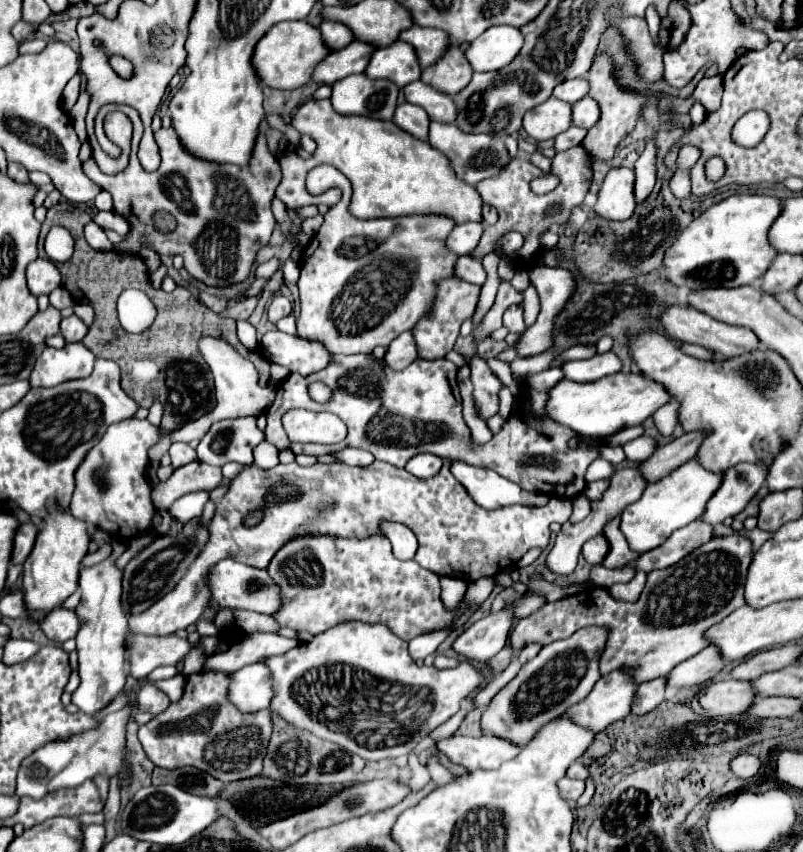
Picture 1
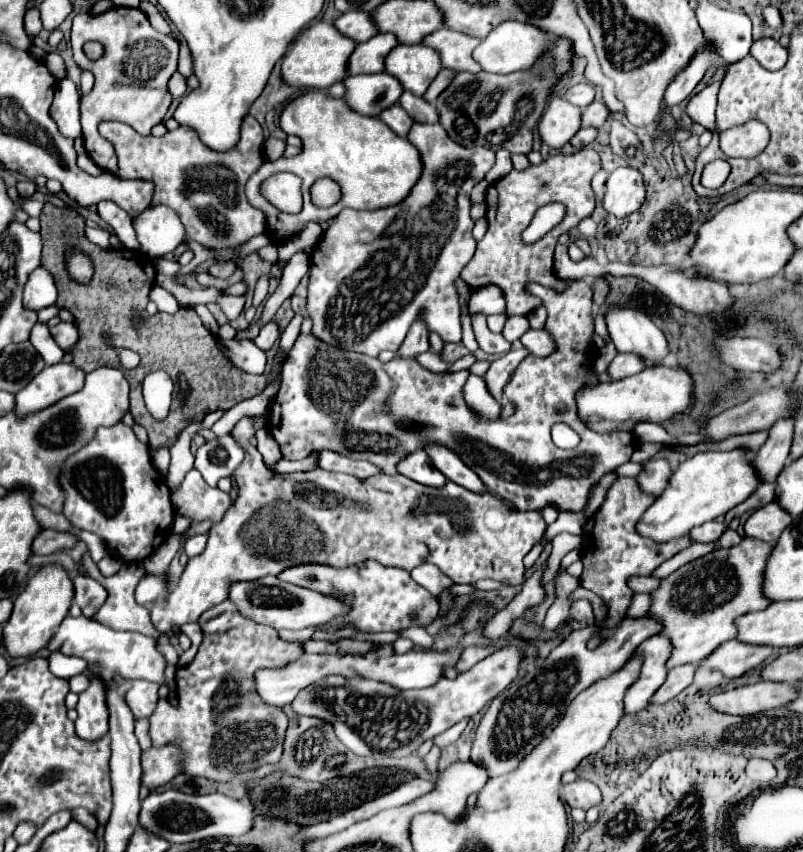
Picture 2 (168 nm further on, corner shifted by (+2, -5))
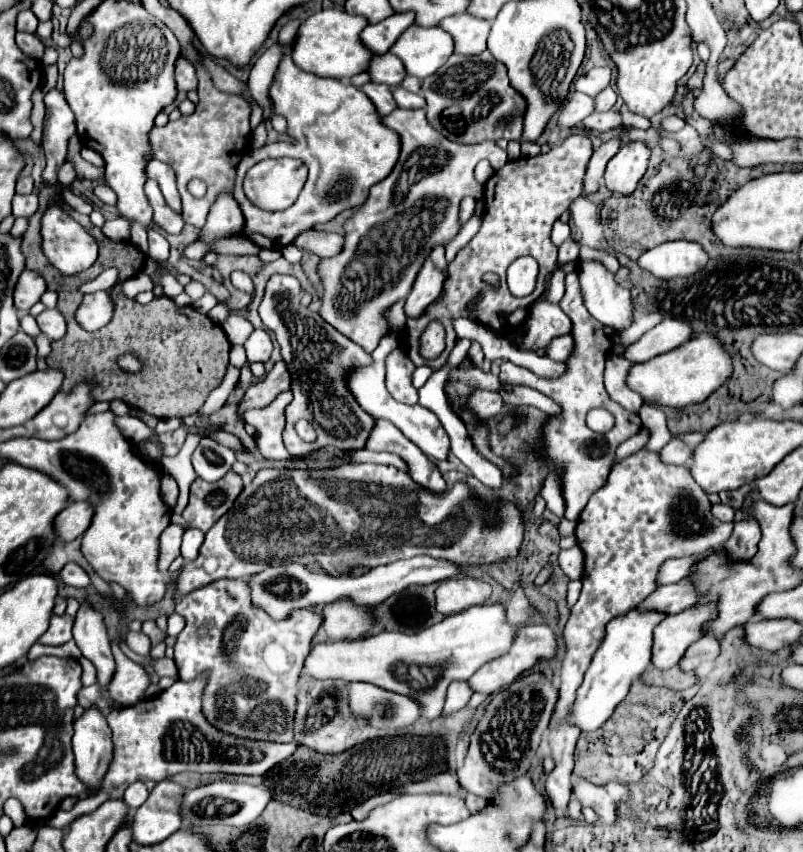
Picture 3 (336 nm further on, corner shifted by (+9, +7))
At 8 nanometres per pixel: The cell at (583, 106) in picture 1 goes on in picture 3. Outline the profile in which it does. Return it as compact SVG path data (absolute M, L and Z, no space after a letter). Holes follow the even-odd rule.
M612 86L604 88L604 90L594 98L594 110L596 110L596 112L606 112L606 110L610 110L610 108L614 106L616 98L618 98L618 94L616 94L616 90L614 90Z

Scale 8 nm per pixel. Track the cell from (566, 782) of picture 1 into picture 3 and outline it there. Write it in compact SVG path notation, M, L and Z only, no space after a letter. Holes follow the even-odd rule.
M580 778L574 786L572 786L572 796L582 804L582 806L590 806L604 824L612 824L616 820L616 802L608 796L608 792L596 784L592 784L590 780Z

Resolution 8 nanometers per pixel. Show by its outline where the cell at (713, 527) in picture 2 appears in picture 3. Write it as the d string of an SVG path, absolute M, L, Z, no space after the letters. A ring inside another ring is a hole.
M712 504L712 516L722 522L734 522L734 510L726 504Z

